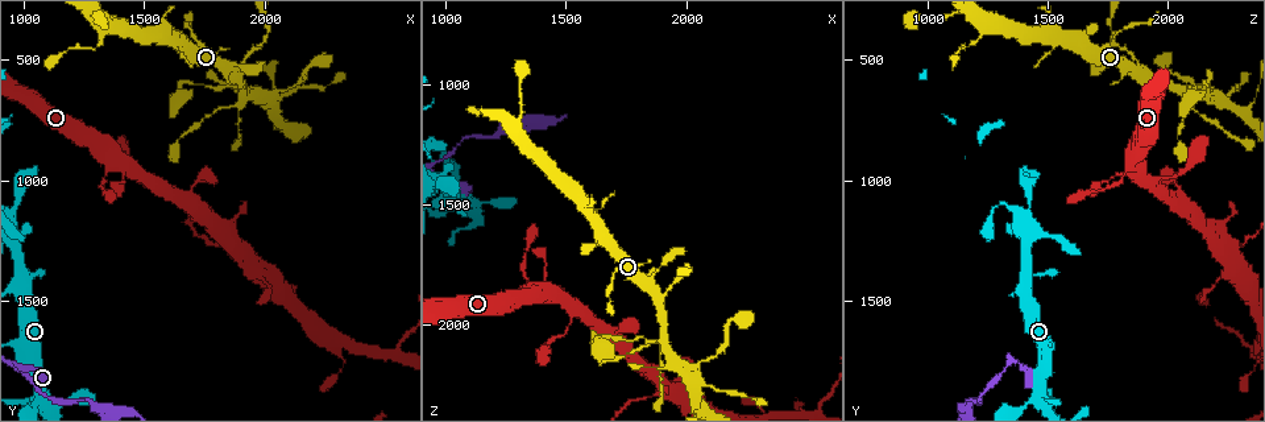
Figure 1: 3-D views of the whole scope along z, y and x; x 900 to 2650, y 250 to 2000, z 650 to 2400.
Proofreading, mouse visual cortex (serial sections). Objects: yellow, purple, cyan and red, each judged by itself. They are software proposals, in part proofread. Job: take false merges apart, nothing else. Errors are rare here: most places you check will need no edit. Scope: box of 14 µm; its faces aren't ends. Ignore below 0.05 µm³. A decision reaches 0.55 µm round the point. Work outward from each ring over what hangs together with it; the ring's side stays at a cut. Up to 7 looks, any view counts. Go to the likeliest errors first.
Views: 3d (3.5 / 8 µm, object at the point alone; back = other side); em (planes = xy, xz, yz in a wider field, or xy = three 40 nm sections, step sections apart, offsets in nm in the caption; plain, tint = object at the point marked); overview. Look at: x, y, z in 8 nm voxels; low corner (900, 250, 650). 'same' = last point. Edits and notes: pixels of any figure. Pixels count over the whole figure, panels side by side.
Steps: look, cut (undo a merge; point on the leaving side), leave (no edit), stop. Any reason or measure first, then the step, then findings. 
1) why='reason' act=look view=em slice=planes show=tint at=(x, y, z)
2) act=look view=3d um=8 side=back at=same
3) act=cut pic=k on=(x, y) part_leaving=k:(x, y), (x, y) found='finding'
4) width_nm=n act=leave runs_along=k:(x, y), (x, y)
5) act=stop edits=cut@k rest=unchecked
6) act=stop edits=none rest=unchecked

act=look view=3d um=3.5 at=(1920, 630, 2050)

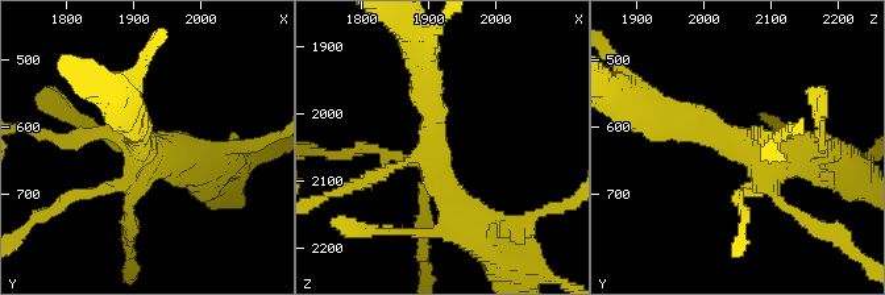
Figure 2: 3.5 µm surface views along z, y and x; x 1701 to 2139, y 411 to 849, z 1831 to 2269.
why='shape alone is not enough' act=look view=em slice=planes show=plain at=(1910, 620, 2060)

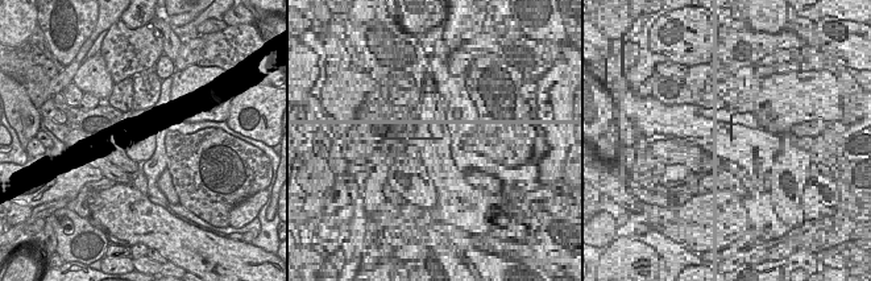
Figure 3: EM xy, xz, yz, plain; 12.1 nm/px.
act=look view=em slice=planes show=tint at=same

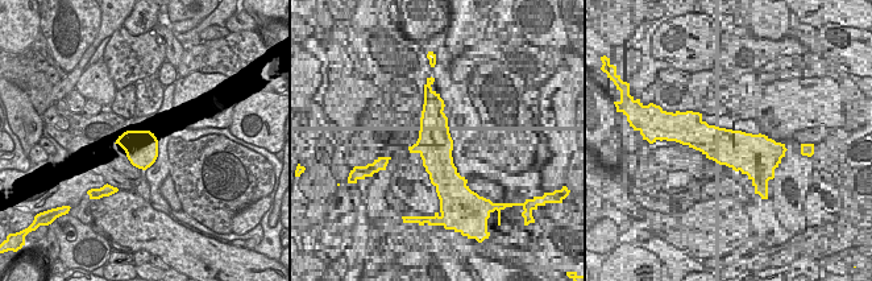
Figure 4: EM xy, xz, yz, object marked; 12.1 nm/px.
width_nm=420 act=leave runs_along=2:(424, 74), (436, 179), (477, 220) found='continuous, no second cell'

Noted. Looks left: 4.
why='four or more arms meet' act=look view=3d um=8 at=(1040, 1910, 1490)

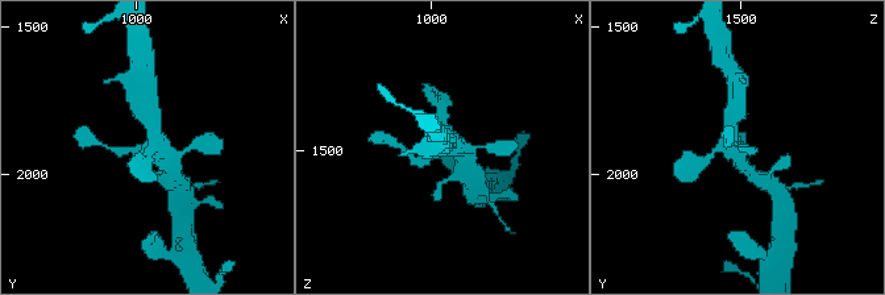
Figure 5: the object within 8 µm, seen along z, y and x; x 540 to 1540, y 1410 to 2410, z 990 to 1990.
act=look view=em slice=xy step=2 show=tint at=same

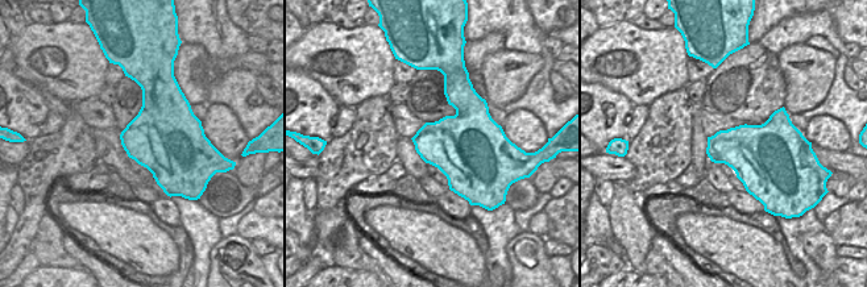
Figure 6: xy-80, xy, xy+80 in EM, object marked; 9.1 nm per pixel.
act=leave runs_along=5:(148, 113), (163, 160), (186, 149) found='continuous, no second cell'

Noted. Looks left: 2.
why='sudden change in width' act=look view=3d um=3.5 at=(1410, 1000, 1740)

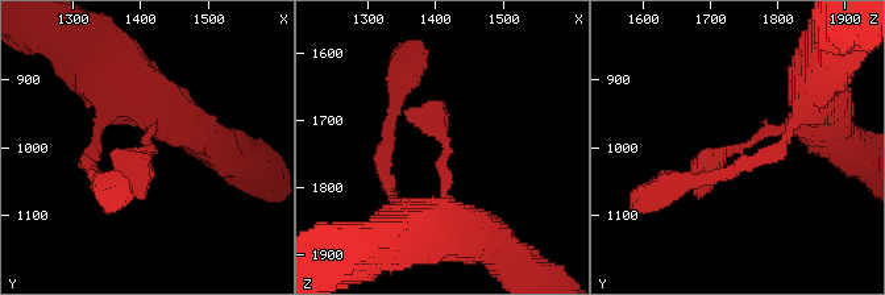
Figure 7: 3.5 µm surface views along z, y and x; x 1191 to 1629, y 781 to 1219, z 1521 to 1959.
why='need the tissue' act=look view=em slice=xy step=2 show=tint at=(1415, 995, 1740)

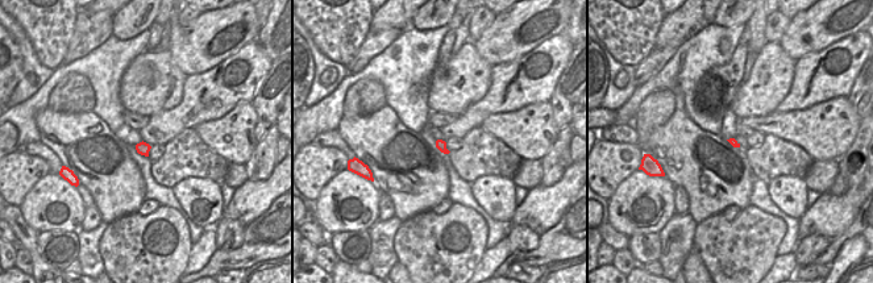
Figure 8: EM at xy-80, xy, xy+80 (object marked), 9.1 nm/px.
act=leave runs_along=7:(817, 100), (718, 157), (698, 198) found='continuous, no second cell'

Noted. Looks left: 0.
act=stop edits=none rest=unchecked

